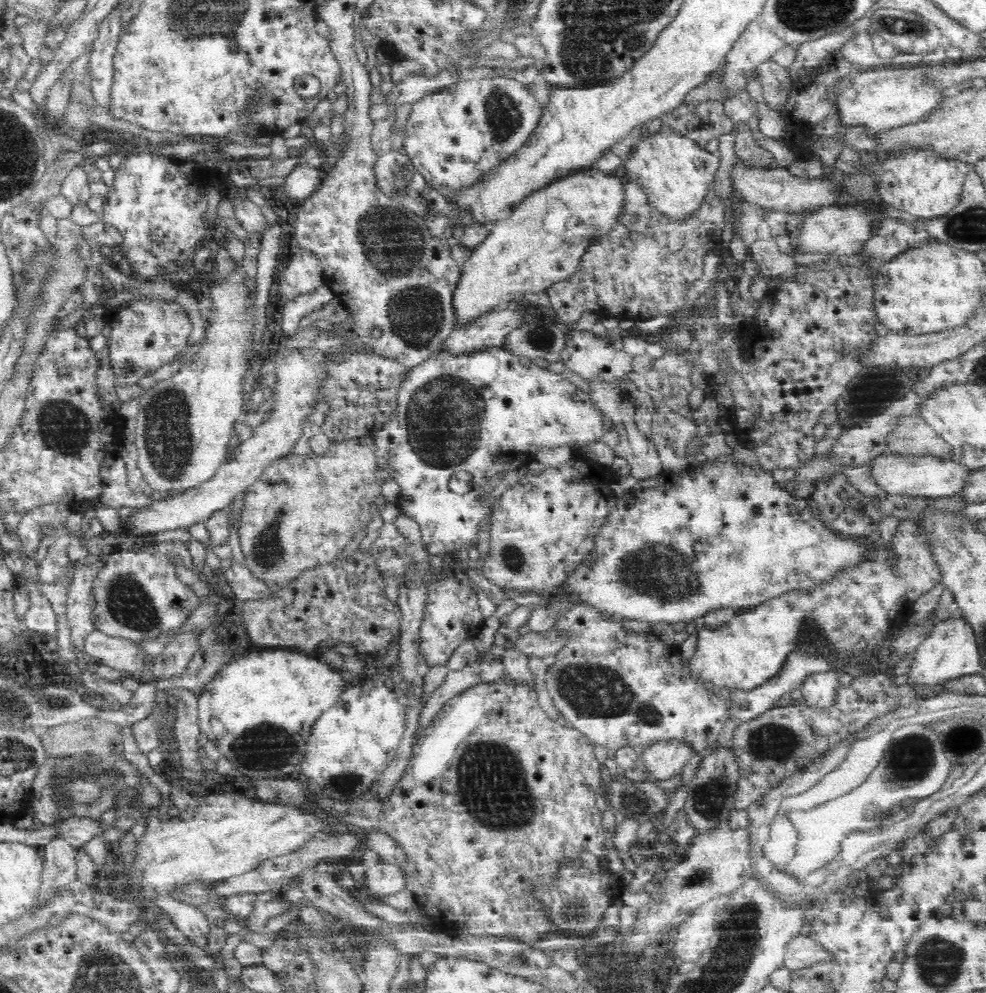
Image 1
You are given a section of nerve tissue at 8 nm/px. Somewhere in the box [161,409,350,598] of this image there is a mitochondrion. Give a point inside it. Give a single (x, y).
(266, 550)

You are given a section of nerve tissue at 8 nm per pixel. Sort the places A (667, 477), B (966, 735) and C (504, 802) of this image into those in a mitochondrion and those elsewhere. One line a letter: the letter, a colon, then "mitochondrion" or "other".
A: other
B: mitochondrion
C: mitochondrion

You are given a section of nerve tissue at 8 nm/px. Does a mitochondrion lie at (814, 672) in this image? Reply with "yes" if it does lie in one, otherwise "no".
no

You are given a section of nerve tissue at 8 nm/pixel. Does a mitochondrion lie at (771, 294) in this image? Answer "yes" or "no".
no

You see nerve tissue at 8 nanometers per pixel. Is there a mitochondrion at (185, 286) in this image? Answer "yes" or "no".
no

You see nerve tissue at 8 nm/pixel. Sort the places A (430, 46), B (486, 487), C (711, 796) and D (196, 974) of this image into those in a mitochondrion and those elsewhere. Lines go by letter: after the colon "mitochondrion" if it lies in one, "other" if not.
A: mitochondrion
B: other
C: mitochondrion
D: other

